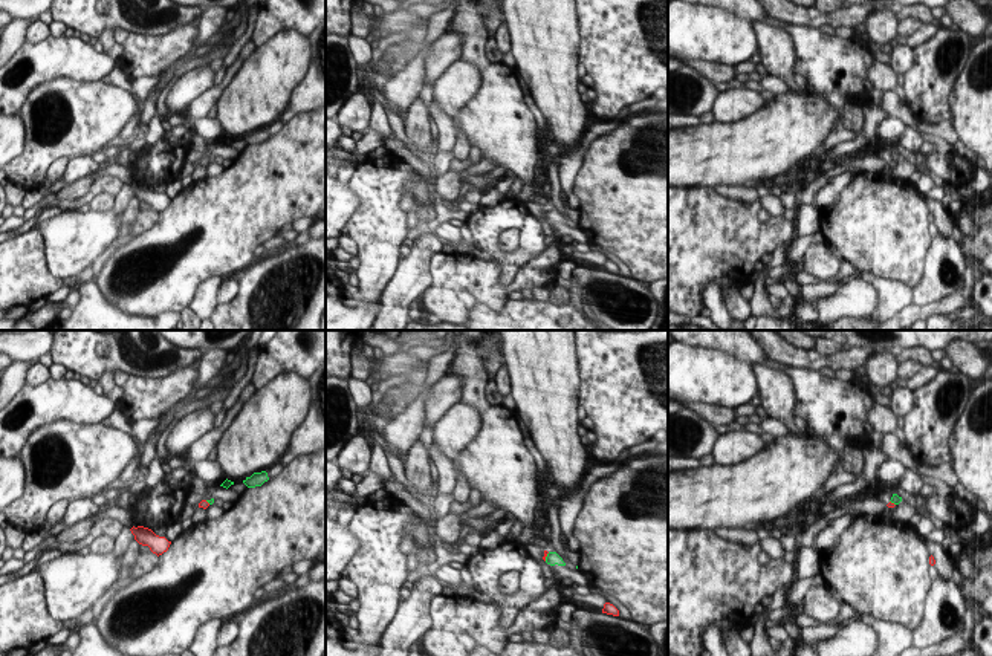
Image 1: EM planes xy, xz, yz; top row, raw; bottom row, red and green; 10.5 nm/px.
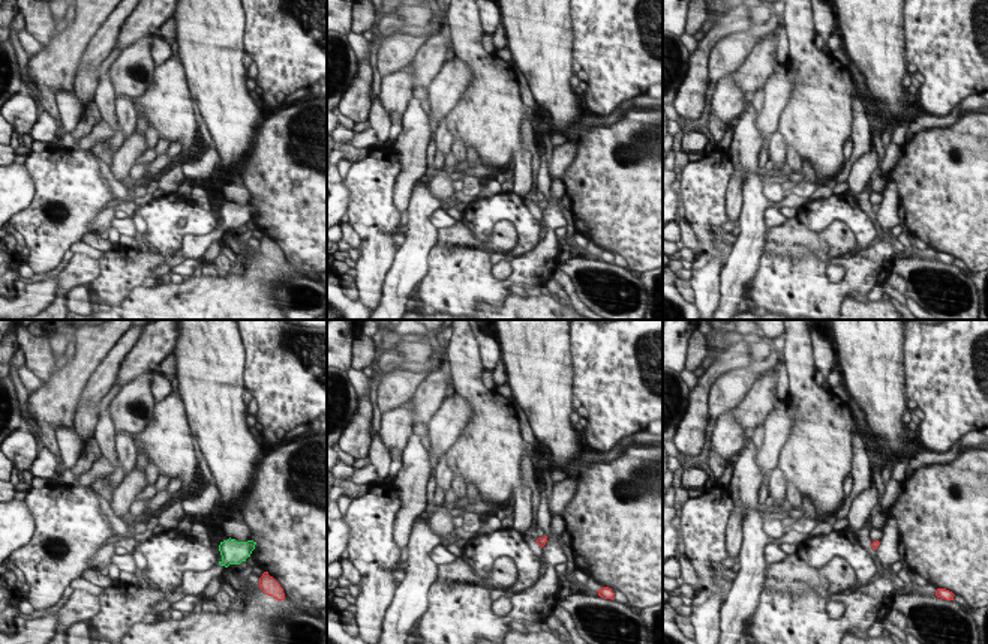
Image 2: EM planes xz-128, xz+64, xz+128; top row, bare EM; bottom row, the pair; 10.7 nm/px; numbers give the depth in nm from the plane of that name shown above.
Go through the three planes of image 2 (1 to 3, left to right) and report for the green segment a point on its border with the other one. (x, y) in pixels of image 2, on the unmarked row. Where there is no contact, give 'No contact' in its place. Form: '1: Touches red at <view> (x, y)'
1: No contact
2: No contact
3: No contact

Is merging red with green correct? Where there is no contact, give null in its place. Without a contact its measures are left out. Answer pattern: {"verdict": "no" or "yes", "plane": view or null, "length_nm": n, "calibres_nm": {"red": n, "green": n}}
{"verdict": "no", "plane": "xz", "length_nm": 110, "calibres_nm": {"red": 50, "green": 140}}

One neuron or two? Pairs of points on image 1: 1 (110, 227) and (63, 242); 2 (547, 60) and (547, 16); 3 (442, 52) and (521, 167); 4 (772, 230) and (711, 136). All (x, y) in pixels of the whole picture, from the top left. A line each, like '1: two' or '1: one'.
1: one
2: one
3: two
4: two

